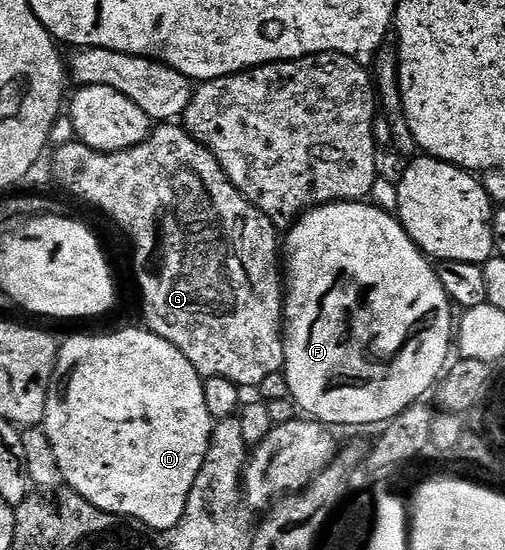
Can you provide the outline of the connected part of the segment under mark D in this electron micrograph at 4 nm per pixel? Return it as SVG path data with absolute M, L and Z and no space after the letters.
M148 328L140 329L117 330L114 334L77 334L74 338L60 343L53 378L49 382L49 395L45 401L43 429L55 452L60 477L63 482L65 478L64 485L68 489L74 490L76 494L83 496L83 500L87 500L103 512L118 514L120 518L130 519L153 532L158 532L157 530L170 532L179 524L180 517L184 514L188 493L191 492L192 484L199 475L204 457L207 455L215 419L207 412L205 383L191 364L191 360L187 360L187 356L183 356L183 352L175 348L175 344L163 340L158 334L152 334Z

